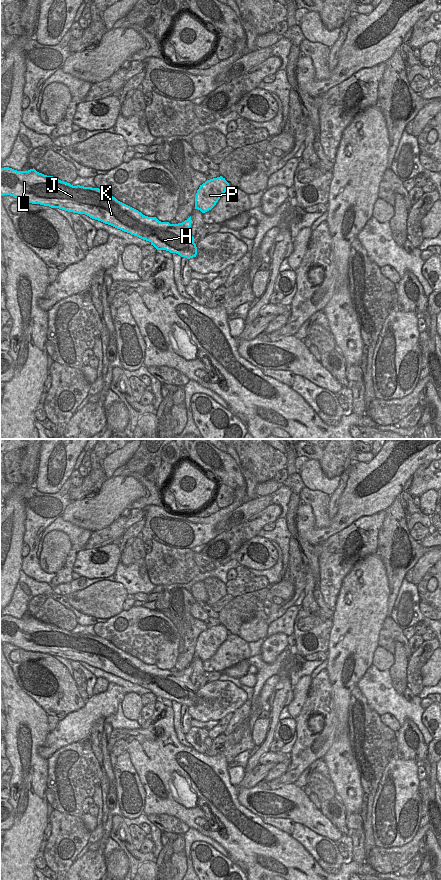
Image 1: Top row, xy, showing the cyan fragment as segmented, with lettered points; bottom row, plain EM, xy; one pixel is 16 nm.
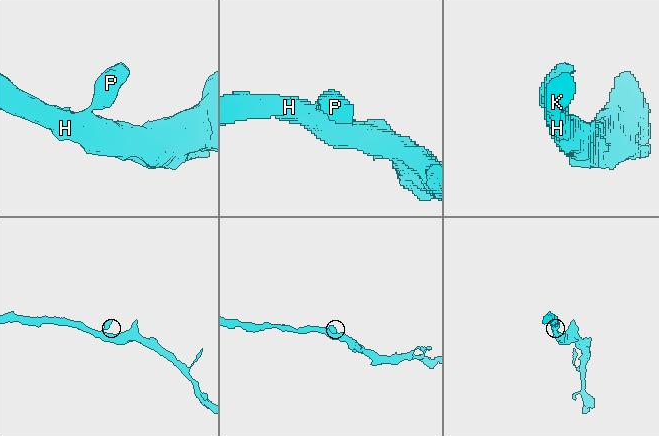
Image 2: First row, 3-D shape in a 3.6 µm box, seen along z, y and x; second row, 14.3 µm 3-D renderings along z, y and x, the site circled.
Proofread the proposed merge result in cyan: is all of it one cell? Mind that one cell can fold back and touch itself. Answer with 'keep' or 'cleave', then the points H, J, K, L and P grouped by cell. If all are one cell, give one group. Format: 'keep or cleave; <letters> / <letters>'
keep; H J K L P

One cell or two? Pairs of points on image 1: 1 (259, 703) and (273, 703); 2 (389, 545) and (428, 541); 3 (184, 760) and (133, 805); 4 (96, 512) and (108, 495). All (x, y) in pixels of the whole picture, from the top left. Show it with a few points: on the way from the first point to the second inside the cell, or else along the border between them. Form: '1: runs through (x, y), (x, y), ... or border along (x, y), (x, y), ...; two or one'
1: border along (277, 681), (267, 706); two
2: border along (419, 542), (423, 546), (430, 547); two
3: border along (136, 772), (145, 792), (143, 812); two
4: runs through (100, 508), (108, 499); one

